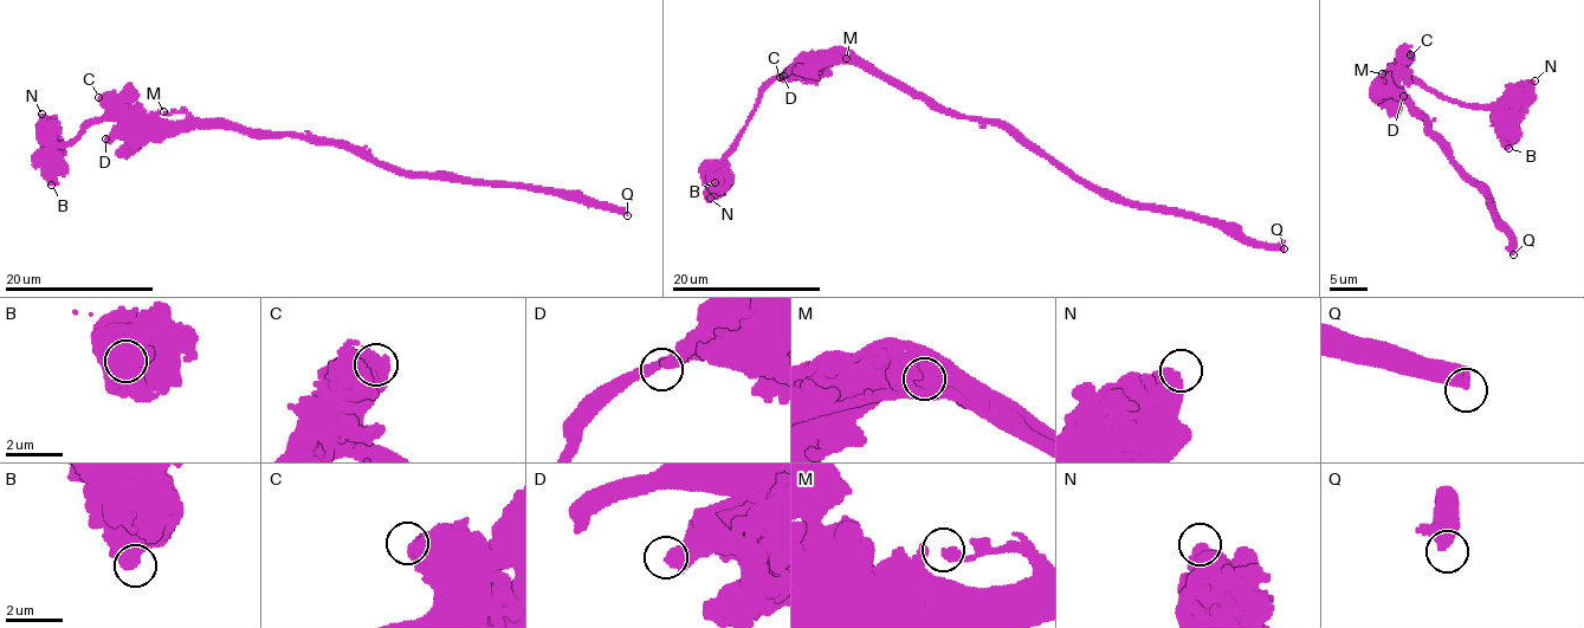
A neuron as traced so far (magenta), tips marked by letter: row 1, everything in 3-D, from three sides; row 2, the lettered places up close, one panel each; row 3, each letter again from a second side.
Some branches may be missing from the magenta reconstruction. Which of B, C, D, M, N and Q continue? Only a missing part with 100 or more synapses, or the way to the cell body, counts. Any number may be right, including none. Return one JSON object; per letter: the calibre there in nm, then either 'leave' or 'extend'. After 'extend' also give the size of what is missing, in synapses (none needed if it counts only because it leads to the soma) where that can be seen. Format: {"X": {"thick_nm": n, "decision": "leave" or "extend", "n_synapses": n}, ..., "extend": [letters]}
{"B": {"thick_nm": 800, "decision": "leave"}, "C": {"thick_nm": 750, "decision": "leave"}, "D": {"thick_nm": 480, "decision": "leave"}, "M": {"thick_nm": 240, "decision": "leave"}, "N": {"thick_nm": 700, "decision": "leave"}, "Q": {"thick_nm": 400, "decision": "extend", "n_synapses": 350}, "extend": ["Q"]}

